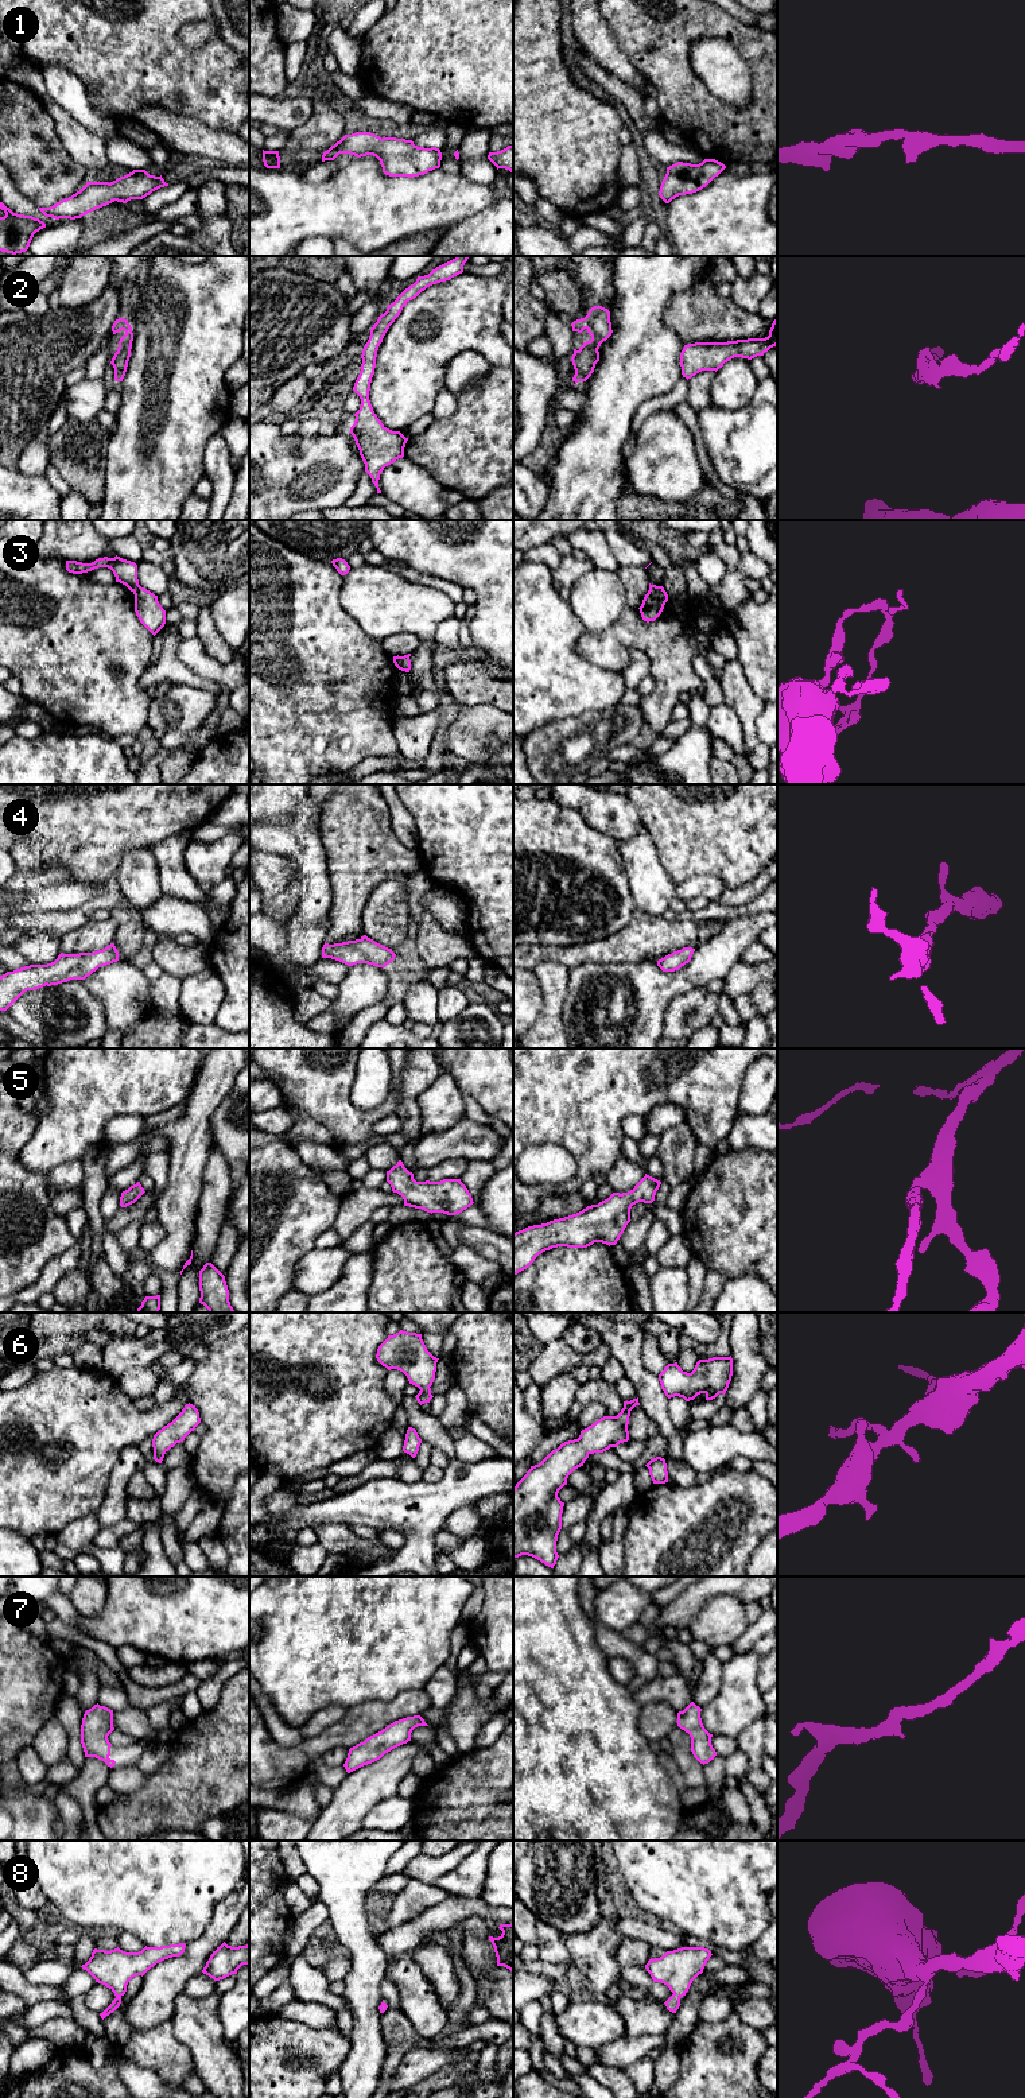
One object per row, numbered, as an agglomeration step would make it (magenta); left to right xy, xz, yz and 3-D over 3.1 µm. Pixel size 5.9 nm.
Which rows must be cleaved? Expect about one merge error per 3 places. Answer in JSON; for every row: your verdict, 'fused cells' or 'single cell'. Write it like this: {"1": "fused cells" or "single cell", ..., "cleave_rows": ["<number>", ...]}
{"1": "single cell", "2": "single cell", "3": "fused cells", "4": "single cell", "5": "single cell", "6": "single cell", "7": "single cell", "8": "single cell", "cleave_rows": ["3"]}

